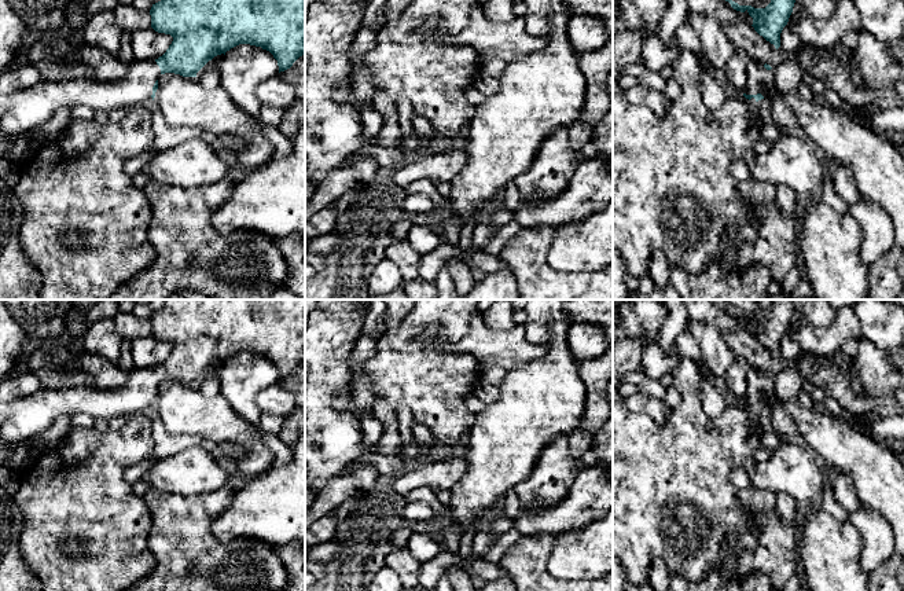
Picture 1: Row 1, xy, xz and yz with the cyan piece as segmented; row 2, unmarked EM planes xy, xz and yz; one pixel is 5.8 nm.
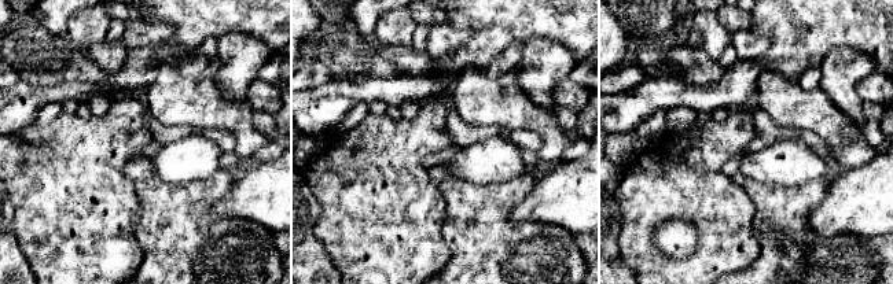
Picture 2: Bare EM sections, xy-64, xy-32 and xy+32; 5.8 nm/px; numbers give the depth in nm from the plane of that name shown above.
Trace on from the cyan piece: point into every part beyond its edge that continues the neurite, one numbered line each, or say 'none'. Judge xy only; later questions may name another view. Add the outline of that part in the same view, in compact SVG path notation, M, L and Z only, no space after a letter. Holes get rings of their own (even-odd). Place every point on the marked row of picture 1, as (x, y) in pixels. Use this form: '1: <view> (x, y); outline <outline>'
1: xy (21, 112); outline M135 60L128 73L115 81L96 81L91 78L70 78L62 81L40 81L38 84L11 93L0 93L0 128L8 137L33 133L47 122L59 107L89 106L109 113L113 109L126 111L152 103L152 87L161 76L155 60Z

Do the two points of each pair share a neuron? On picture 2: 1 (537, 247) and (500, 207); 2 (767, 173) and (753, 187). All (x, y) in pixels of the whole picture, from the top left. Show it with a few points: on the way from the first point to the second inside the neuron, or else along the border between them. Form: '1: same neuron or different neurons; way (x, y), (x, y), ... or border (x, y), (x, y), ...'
1: same neuron; way (525, 243), (502, 220)
2: different neurons; border (746, 177), (754, 181), (790, 185)

